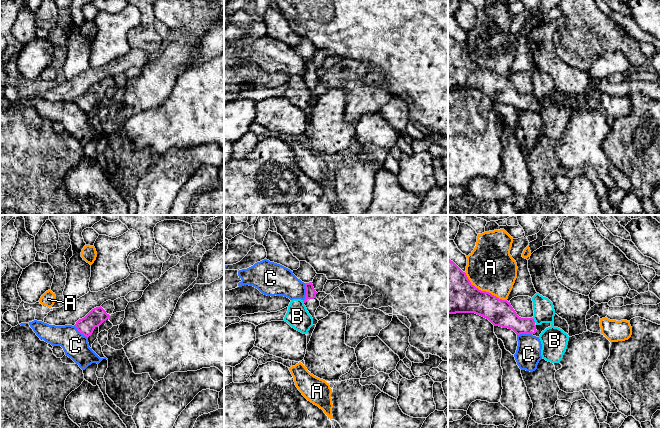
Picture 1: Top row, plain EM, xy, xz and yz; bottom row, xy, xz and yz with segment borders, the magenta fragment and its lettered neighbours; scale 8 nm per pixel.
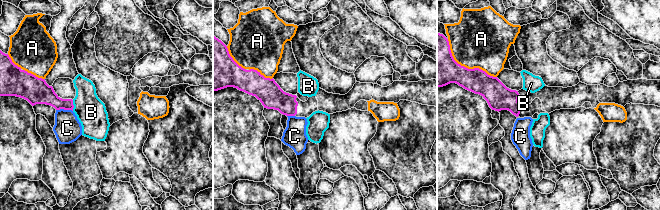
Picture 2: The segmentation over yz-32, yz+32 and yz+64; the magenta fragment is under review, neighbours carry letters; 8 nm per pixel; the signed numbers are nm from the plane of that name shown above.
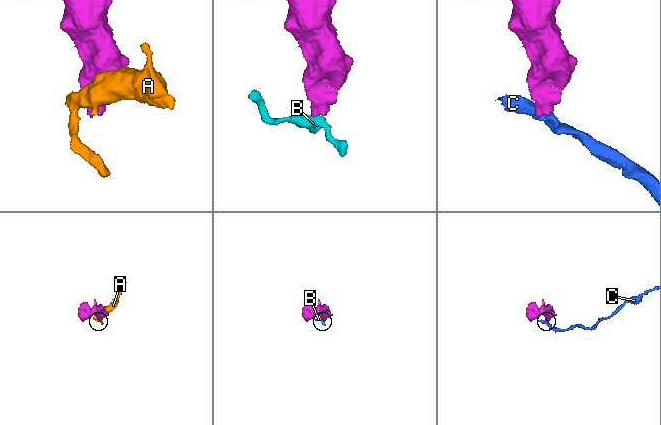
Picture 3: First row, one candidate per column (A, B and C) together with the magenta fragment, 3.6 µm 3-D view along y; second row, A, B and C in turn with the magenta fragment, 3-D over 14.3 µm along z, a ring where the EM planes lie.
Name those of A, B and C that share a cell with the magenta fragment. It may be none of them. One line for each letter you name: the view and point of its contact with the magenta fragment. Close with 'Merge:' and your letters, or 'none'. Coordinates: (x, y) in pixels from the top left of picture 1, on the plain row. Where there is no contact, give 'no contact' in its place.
Merge: none

